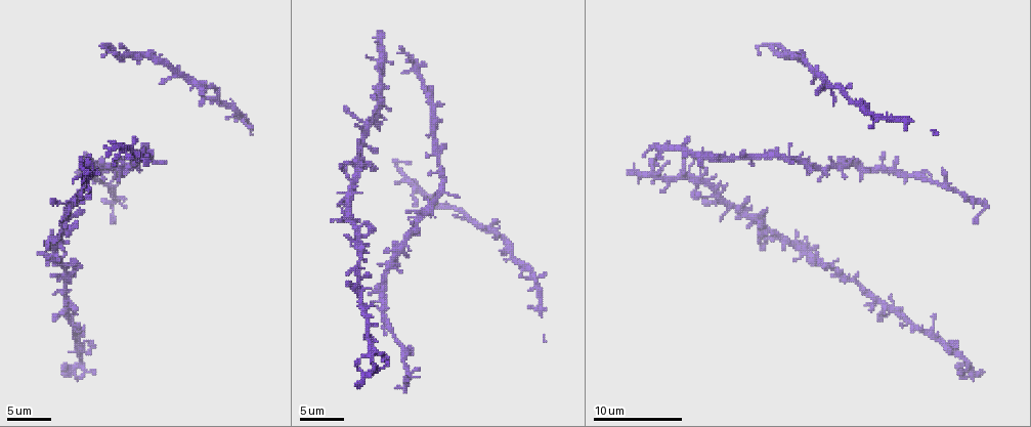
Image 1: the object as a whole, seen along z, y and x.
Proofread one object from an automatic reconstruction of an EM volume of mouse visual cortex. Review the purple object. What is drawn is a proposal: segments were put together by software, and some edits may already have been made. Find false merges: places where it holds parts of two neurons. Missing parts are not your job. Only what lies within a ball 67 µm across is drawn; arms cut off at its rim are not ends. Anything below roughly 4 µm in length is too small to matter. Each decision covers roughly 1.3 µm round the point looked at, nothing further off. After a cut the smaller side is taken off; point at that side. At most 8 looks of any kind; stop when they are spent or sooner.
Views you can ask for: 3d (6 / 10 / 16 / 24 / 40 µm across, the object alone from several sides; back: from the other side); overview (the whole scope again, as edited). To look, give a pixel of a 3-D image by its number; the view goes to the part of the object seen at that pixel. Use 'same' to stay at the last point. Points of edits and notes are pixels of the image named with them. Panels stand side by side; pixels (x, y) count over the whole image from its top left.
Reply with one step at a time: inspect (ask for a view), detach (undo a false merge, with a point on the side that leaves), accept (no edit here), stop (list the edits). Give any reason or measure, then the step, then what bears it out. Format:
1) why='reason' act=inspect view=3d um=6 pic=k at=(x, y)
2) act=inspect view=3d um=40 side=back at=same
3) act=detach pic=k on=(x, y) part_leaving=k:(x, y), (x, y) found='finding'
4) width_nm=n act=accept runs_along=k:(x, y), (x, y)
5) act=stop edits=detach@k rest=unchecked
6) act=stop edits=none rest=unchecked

why='calibre changes' act=inspect view=3d um=16 pic=1 at=(979, 203)

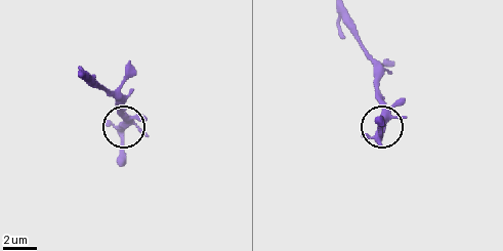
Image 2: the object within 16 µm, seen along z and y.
arms=5 act=accept runs_along=2:(341, 16), (371, 63), (380, 95), (380, 135), (380, 124) found='one neuron here'

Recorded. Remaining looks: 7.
why='four or more arms meet' act=inspect view=3d um=10 pic=1 at=(790, 155)

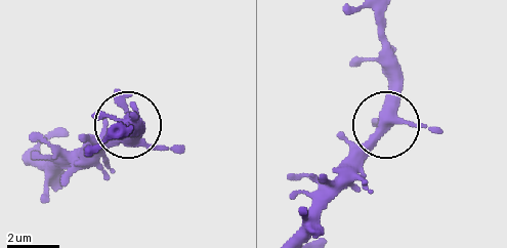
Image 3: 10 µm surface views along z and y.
arms=4 act=accept found='all the same neuron'

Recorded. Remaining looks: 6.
why='two arms in line, one across' act=inspect view=3d um=10 pic=1 at=(400, 347)

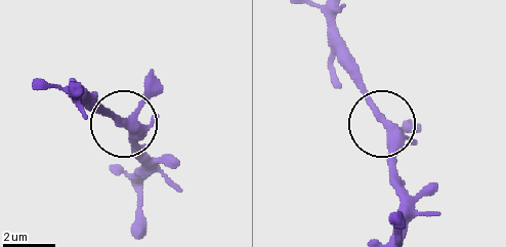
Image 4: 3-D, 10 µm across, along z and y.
act=inspect view=3d um=6 pic=4 at=(122, 123)

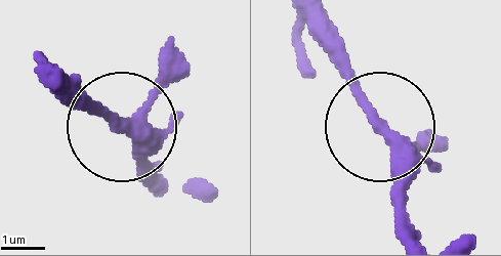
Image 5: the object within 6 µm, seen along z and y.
act=accept runs_along=5:(304, 19), (385, 140), (407, 214) found='one neuron here'

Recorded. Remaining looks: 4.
act=inspect view=3d um=6 pic=1 at=(65, 285)

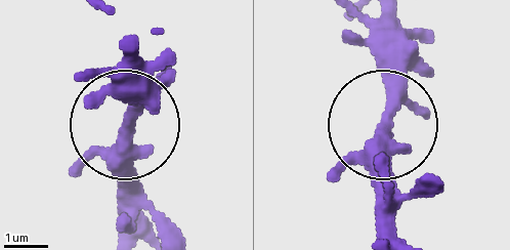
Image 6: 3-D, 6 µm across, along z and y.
why='other side' act=inspect view=3d um=6 side=back pic=6 at=(129, 124)

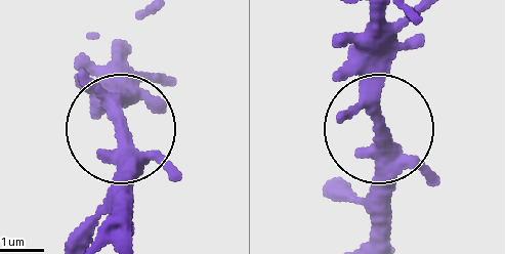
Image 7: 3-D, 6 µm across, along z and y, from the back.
act=accept runs_along=7:(386, 22), (375, 216) found='one neuron here'

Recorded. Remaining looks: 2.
act=stop edits=none rest=unchecked

